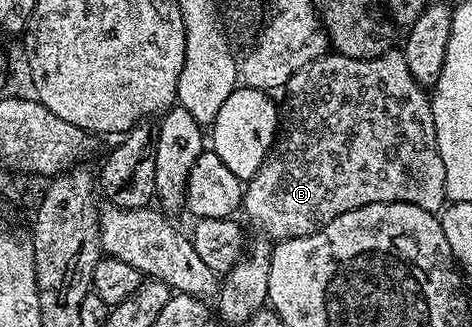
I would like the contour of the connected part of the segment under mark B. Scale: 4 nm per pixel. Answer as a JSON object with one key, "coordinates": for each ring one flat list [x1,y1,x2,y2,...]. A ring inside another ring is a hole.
{"coordinates":[[393,48,377,58,351,58,335,52,329,52,323,58,306,64,294,76,290,76,284,94,284,106,280,110,280,124,276,131,276,141,273,142,268,159,258,168,252,178,247,179,244,187,244,201,242,214,245,214,254,225,260,229,259,233,269,240,285,242,291,238,310,236,318,232,330,220,342,216,342,212,350,212,354,208,362,208,366,204,379,202,405,202,414,204,423,210,439,211,446,202,446,168,442,164,442,156,438,152,436,143,436,129,432,115,432,99,429,91,410,76,410,68,406,68,406,60,399,49]]}

